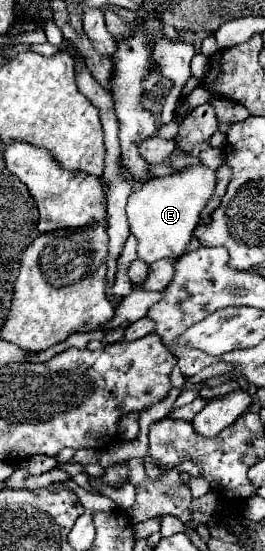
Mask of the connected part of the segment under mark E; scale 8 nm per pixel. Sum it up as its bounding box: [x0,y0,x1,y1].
[127,166,215,264]

